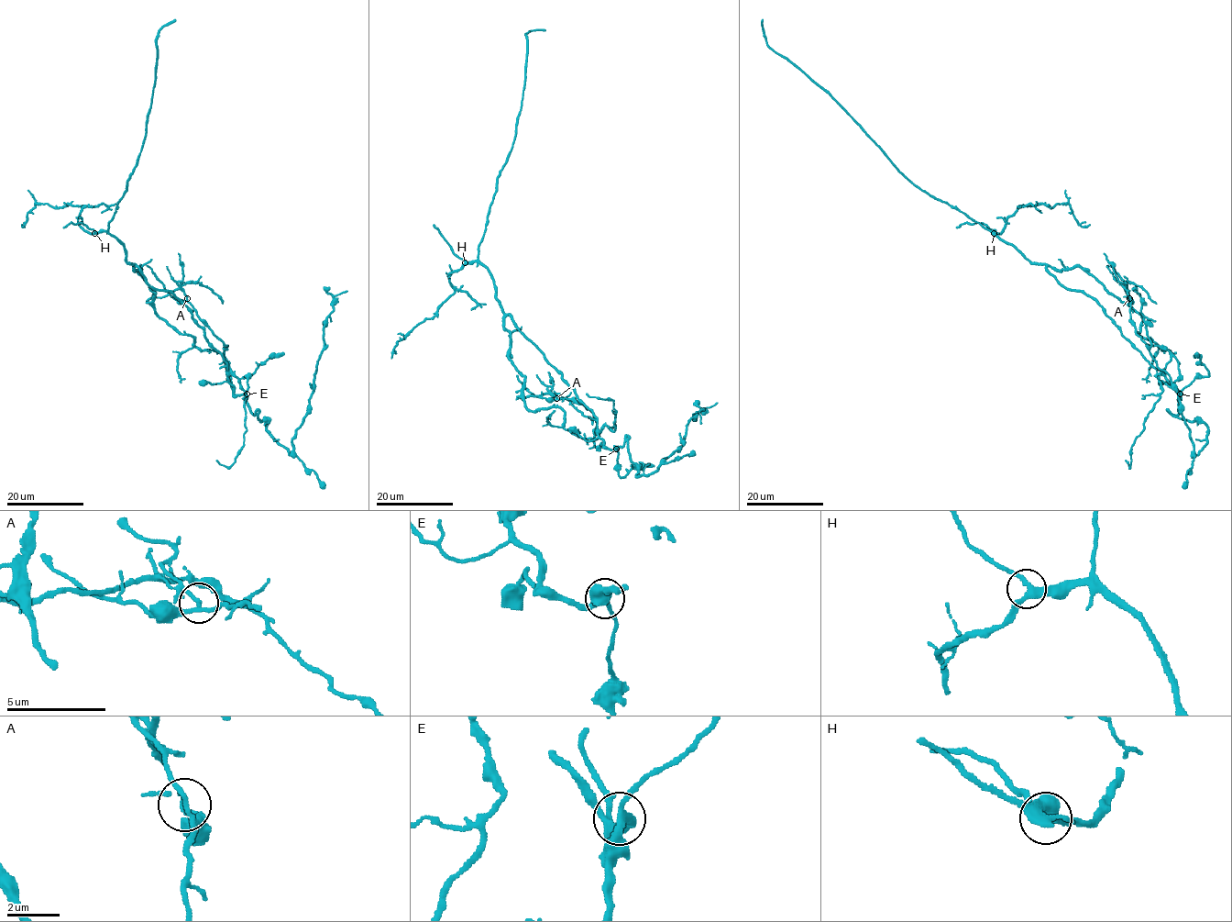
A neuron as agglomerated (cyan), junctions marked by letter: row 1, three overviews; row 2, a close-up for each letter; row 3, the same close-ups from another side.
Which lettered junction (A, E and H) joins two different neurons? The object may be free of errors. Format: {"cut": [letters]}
{"cut": []}

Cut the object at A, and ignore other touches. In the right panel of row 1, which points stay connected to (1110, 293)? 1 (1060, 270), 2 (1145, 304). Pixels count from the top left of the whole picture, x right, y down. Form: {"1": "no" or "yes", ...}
{"1": "yes", "2": "no"}

